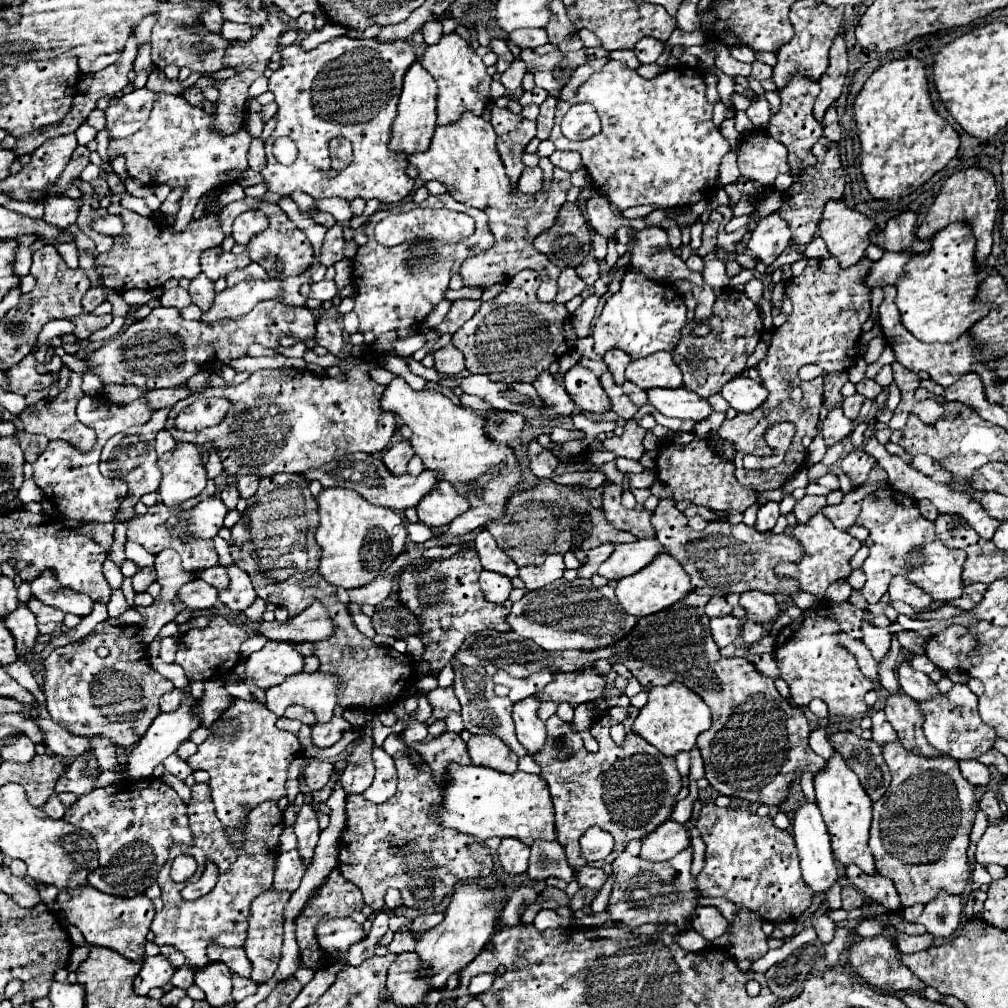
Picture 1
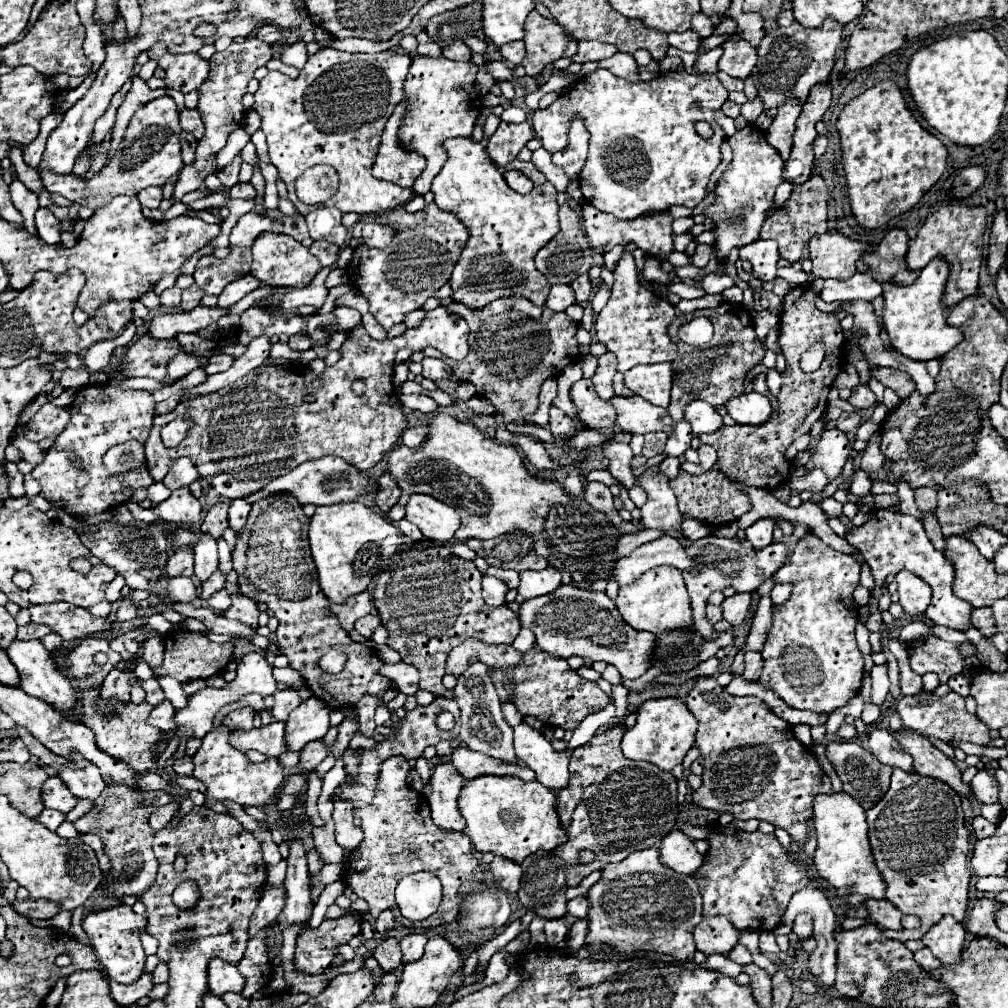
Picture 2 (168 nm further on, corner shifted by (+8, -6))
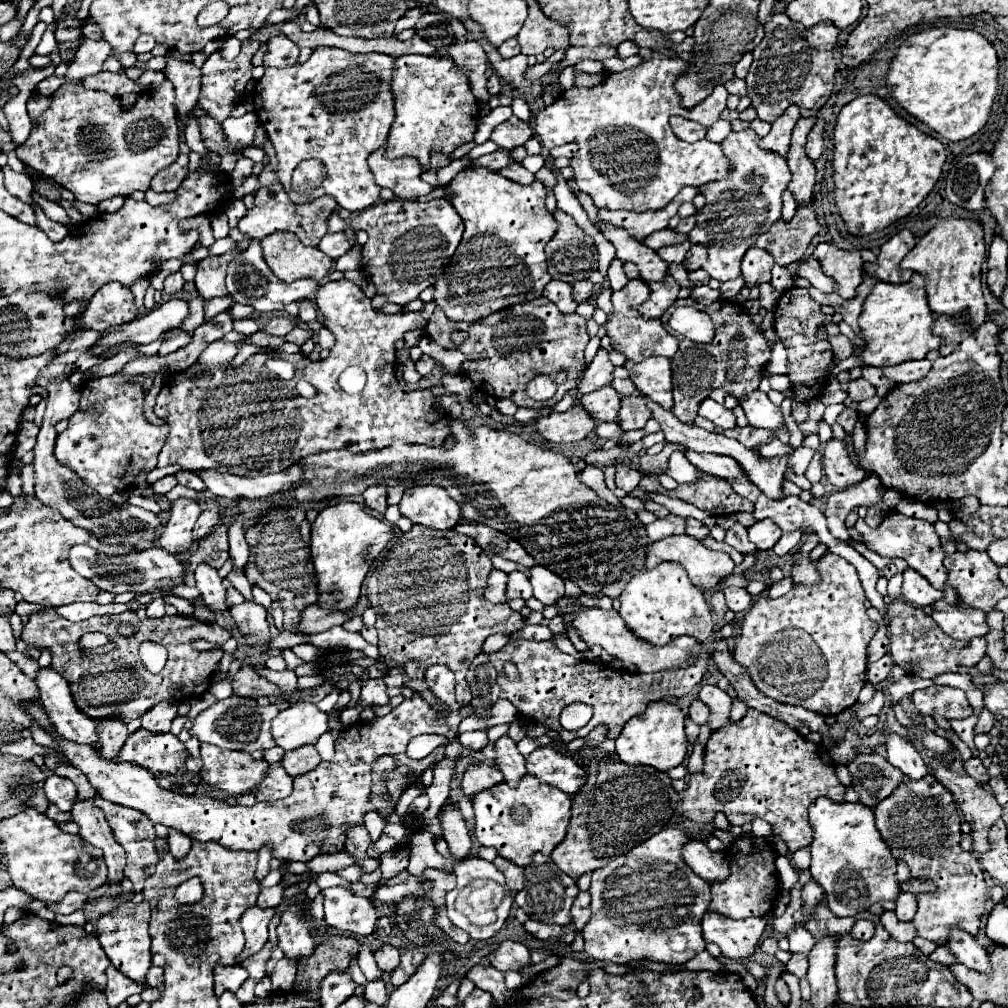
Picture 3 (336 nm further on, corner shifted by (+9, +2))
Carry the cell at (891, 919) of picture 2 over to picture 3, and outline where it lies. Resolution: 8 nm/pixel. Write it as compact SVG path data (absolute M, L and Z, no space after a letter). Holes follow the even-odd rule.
M885 912L883 916L881 916L881 924L885 926L885 930L893 936L893 940L897 940L897 942L911 942L913 938L915 938L915 928L913 928L913 924L905 924L905 922L899 922L897 920L897 916L895 916L895 912Z

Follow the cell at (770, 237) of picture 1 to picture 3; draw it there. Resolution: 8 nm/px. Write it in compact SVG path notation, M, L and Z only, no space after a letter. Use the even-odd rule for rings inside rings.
M755 246L749 248L741 264L745 286L753 288L763 282L771 282L771 268L773 268L773 256L769 256L769 252Z

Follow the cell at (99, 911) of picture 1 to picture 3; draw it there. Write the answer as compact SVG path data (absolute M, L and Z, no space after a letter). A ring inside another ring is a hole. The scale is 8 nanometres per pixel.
M125 902L125 906L119 906L117 910L101 916L95 926L97 926L97 938L111 960L111 964L123 972L127 978L137 980L145 984L147 970L151 968L151 936L149 936L149 918L151 918L151 908L147 902L135 904L135 902Z

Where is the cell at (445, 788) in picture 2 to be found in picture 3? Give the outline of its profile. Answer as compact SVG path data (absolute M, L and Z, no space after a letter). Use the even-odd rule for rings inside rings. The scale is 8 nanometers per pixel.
M453 804L443 806L439 820L443 826L443 838L447 840L453 858L465 860L465 856L469 856L469 850L471 850L471 838L461 812Z

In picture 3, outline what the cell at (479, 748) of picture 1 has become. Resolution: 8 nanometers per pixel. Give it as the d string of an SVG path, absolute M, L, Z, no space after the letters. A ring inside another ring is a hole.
M479 762L467 768L461 780L461 788L467 798L473 798L477 792L483 792L485 788L493 788L495 784L501 784L501 782L503 782L503 776L497 768L485 762Z

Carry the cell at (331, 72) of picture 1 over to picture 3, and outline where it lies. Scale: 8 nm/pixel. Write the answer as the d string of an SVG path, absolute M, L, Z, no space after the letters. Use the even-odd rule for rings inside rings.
M317 48L305 64L289 68L265 68L265 76L255 84L255 110L259 122L265 126L269 140L277 152L277 176L283 182L289 198L297 204L307 204L321 194L331 194L341 208L359 212L373 206L379 200L381 188L375 184L373 174L367 166L367 156L381 148L387 140L389 128L395 118L391 74L393 56L385 54L351 54L341 48ZM317 158L325 164L327 176L319 190L309 196L301 196L291 188L291 174L299 160Z

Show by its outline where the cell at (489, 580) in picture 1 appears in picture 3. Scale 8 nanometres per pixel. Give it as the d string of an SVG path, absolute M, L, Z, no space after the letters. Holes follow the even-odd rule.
M493 570L493 572L489 574L489 580L487 580L485 598L487 598L489 602L507 602L505 586L507 586L507 574L501 572L501 570Z

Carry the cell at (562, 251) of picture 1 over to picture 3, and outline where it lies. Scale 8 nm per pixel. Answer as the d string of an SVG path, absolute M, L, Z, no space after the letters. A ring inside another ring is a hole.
M557 210L553 218L557 220L559 230L545 248L549 274L553 280L575 284L579 274L597 270L593 238L589 238L569 214Z

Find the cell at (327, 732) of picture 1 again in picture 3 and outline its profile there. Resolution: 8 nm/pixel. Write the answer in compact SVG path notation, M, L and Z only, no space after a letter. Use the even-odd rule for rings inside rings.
M305 746L305 748L297 748L291 752L285 752L281 766L285 768L285 772L295 778L301 776L303 772L309 772L311 768L317 768L321 764L321 756L315 750L315 746Z

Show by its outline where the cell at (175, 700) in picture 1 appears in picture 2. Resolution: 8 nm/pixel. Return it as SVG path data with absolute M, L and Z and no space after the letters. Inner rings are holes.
M164 700L160 702L148 716L148 724L160 728L162 732L172 732L174 730L174 706L170 704L170 700Z

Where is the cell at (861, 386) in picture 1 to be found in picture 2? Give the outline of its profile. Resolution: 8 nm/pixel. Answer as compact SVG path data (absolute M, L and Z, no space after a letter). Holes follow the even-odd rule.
M858 384L858 386L852 388L852 396L850 396L848 402L852 406L856 406L858 410L860 408L870 408L870 406L876 404L876 396L874 396L874 392L866 384Z

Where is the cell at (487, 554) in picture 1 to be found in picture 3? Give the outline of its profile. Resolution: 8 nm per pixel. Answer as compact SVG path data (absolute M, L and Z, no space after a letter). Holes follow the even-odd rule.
M511 572L509 574L509 584L507 584L507 596L509 596L509 600L513 600L513 598L523 598L523 600L531 598L533 588L529 584L529 578L521 572Z

